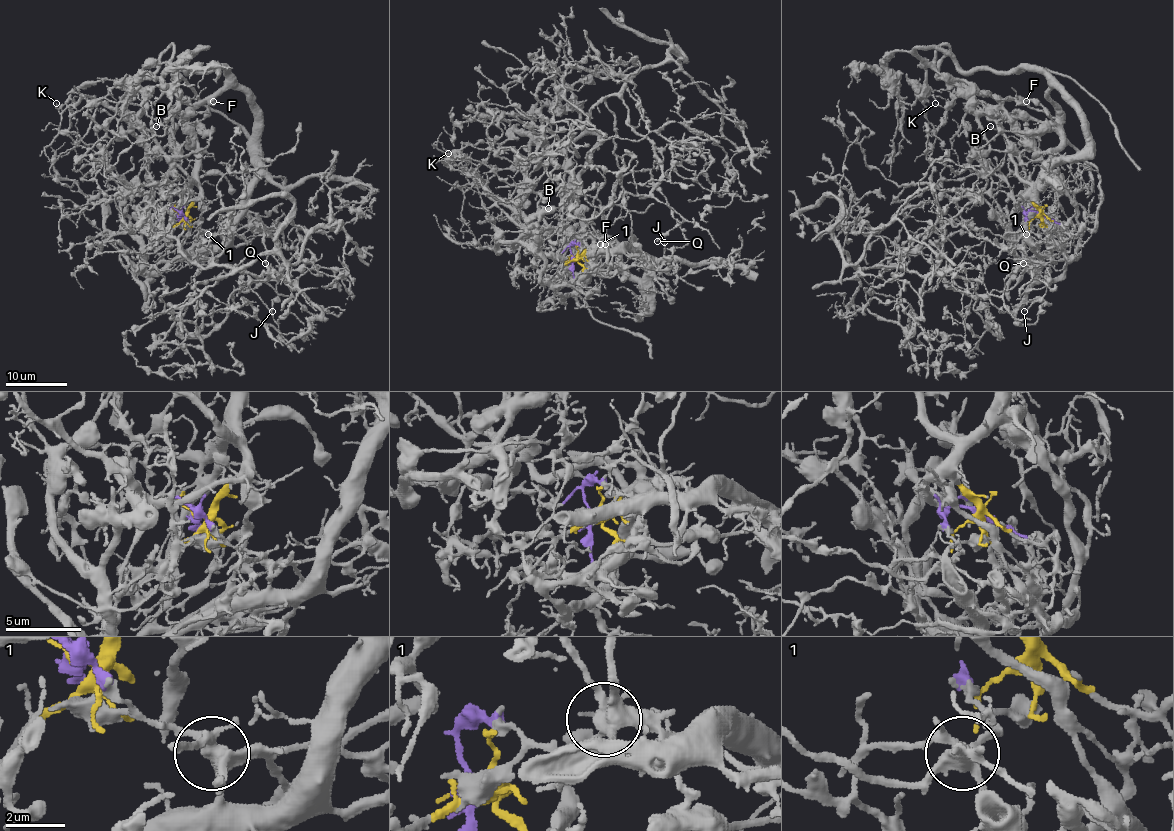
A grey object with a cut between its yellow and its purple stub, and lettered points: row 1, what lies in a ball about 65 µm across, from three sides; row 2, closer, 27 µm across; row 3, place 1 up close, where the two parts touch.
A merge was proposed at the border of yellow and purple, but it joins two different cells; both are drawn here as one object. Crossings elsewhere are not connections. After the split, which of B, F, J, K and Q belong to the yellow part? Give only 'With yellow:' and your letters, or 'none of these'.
With yellow: B, F, K

